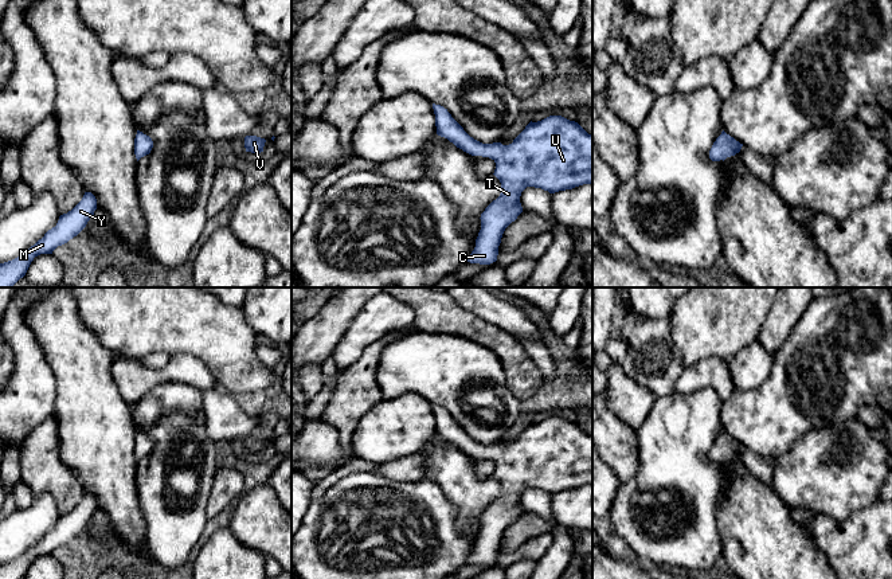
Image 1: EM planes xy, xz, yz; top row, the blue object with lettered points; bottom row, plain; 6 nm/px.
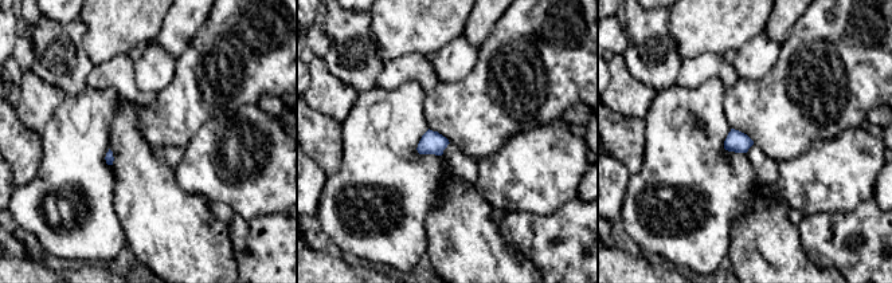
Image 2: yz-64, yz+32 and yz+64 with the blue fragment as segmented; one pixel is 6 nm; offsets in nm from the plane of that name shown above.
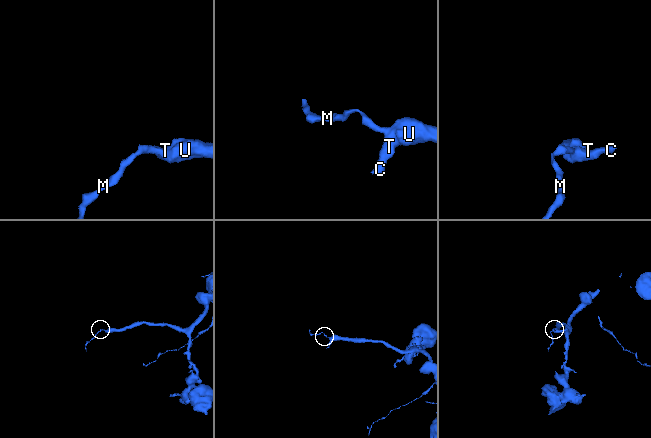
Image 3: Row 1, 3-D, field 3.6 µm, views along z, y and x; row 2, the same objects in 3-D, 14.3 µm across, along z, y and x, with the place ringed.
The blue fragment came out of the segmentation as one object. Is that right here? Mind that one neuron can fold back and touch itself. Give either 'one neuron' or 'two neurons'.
one neuron

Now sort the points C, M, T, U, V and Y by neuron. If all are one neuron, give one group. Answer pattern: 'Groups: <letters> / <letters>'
Groups: C M T U V Y

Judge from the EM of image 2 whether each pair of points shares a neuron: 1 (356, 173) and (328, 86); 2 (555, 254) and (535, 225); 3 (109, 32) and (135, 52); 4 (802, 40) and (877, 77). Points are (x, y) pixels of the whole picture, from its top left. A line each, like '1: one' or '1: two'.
1: two
2: one
3: two
4: one

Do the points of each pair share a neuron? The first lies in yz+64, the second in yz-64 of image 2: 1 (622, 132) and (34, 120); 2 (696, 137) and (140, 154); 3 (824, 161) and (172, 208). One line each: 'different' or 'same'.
1: different
2: different
3: different

